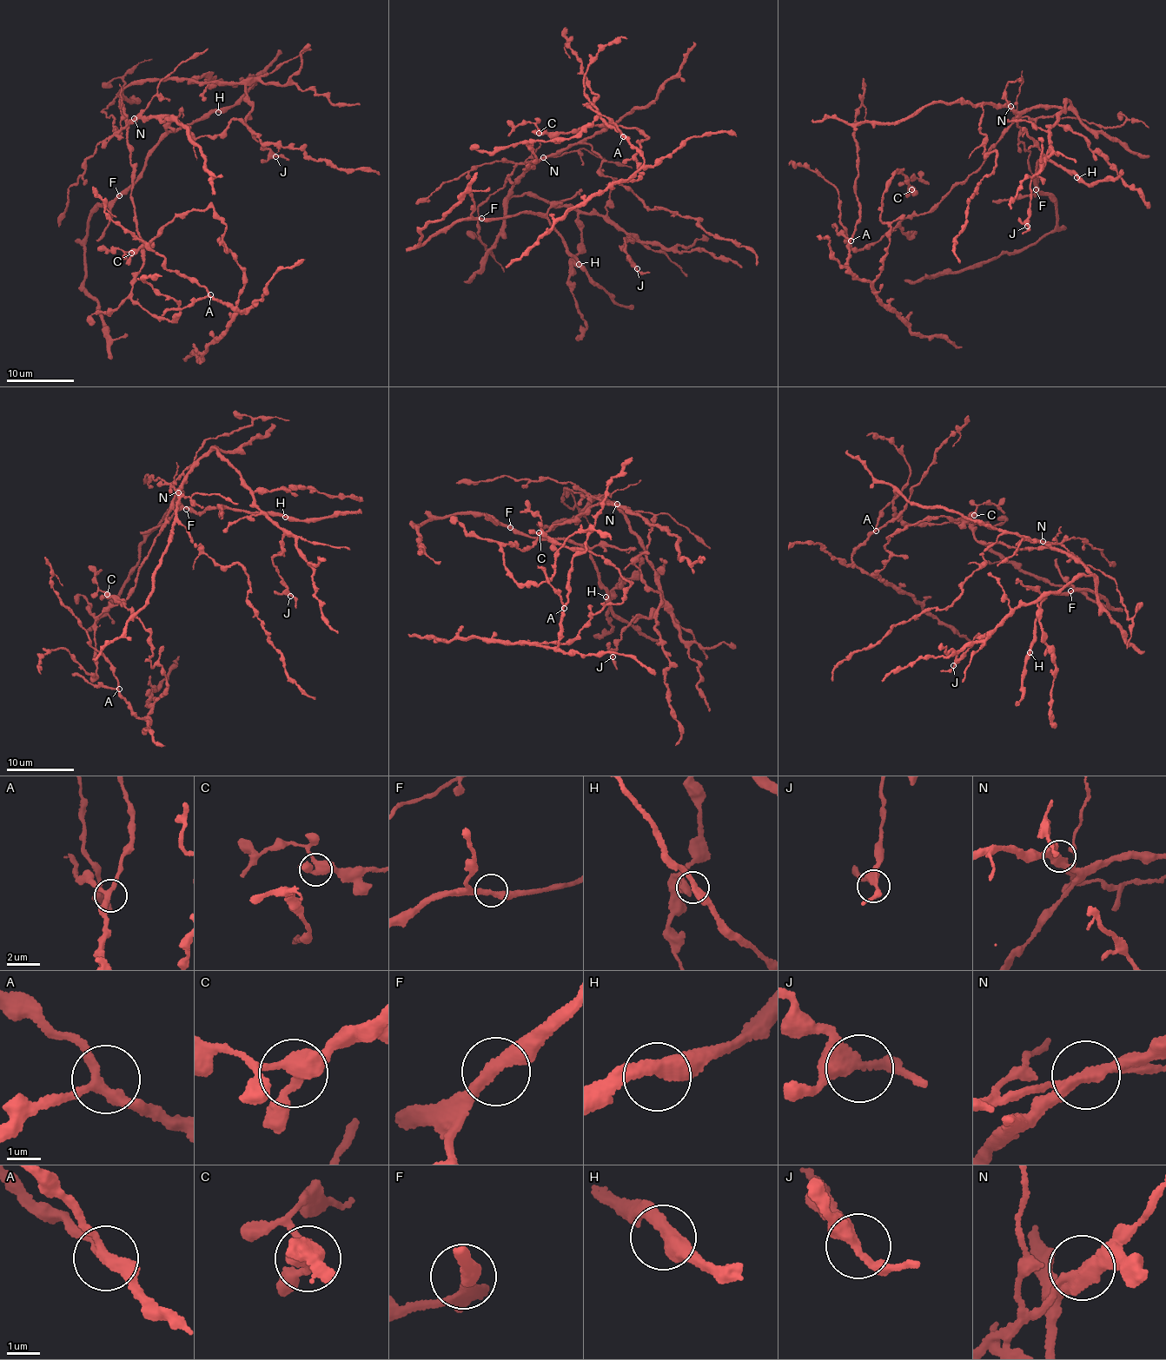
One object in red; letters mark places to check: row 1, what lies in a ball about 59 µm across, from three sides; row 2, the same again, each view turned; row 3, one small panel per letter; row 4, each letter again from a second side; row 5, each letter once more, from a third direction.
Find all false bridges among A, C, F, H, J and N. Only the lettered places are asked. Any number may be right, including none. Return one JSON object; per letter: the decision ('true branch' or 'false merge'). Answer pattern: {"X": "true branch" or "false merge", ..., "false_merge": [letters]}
{"A": "true branch", "C": "true branch", "F": "true branch", "H": "true branch", "J": "true branch", "N": "false merge", "false_merge": ["N"]}

